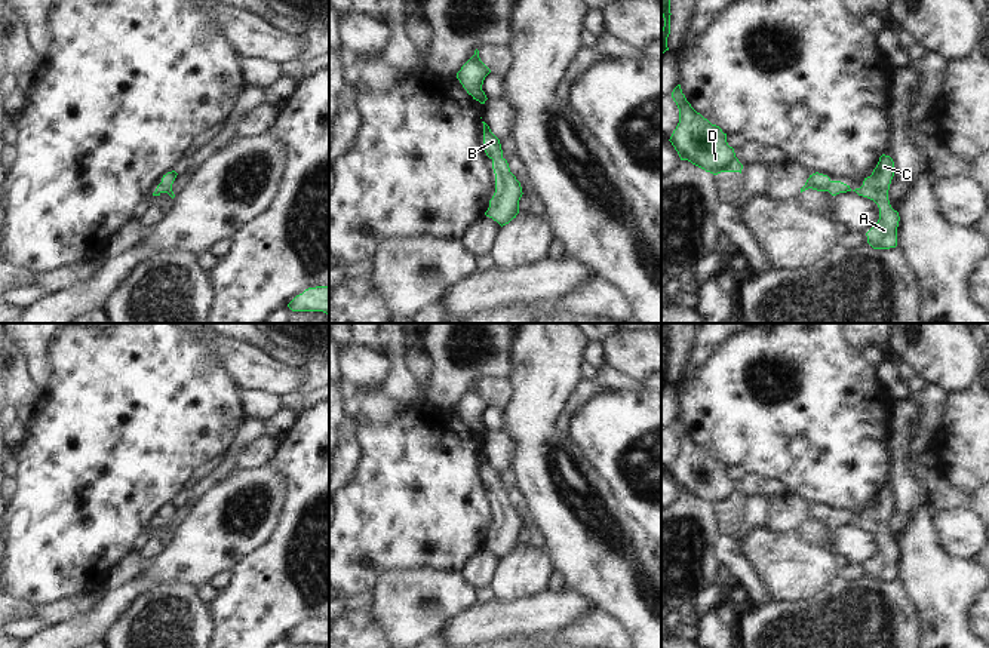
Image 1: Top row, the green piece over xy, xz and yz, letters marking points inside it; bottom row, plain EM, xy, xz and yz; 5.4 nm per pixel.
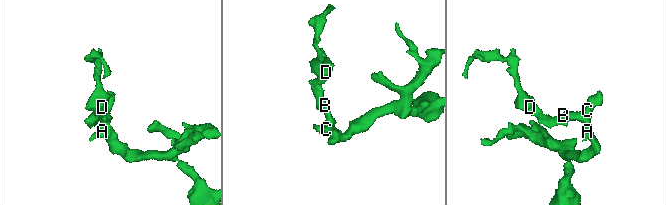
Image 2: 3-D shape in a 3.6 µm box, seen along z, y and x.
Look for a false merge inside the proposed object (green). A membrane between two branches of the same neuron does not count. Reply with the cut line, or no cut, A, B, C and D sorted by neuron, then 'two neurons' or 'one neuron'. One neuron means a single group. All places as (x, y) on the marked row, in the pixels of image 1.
cut none; groups A B C D; one neuron

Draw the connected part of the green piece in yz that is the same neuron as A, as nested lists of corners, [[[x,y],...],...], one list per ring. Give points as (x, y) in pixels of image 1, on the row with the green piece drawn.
[[[882,154],[872,175],[864,178],[863,185],[856,188],[859,196],[873,200],[879,208],[878,222],[866,233],[867,243],[873,249],[890,249],[897,246],[899,212],[888,200],[888,190],[894,176],[894,162]]]

